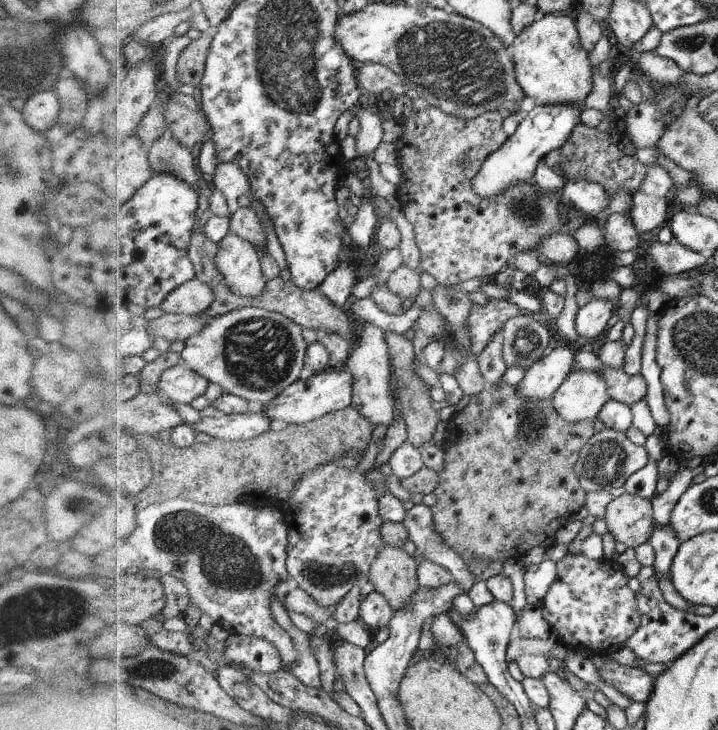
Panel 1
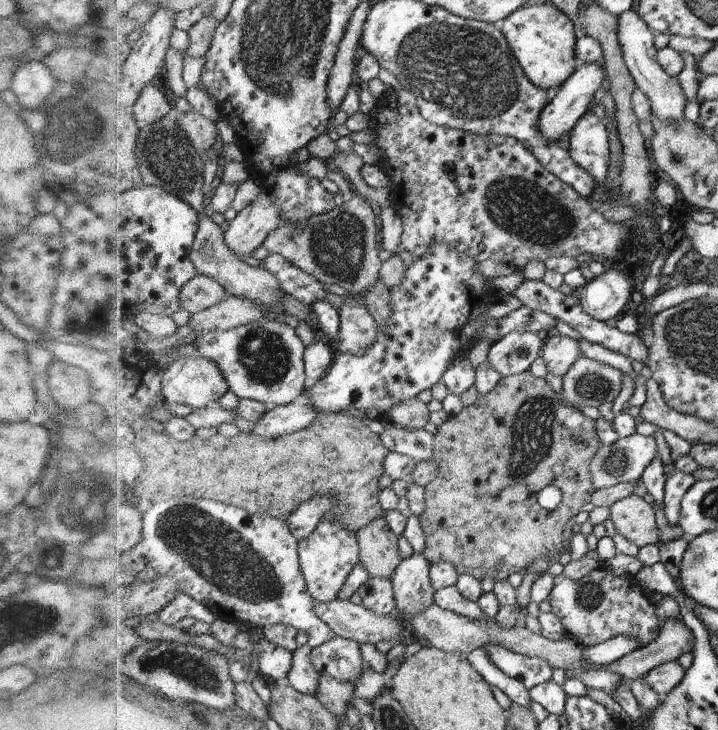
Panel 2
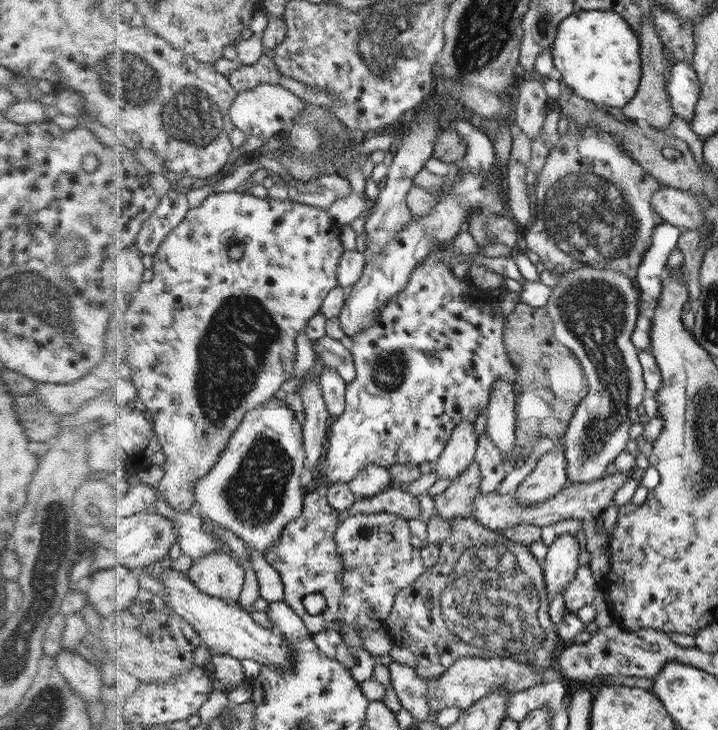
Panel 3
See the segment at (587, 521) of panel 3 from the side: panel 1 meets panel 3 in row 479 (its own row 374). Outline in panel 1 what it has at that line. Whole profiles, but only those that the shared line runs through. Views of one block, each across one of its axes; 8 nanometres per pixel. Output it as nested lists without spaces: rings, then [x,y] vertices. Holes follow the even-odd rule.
[[[610,366],[596,370],[596,374],[600,374],[604,382],[607,382],[608,394],[611,394],[611,398],[623,402],[629,407],[646,396],[648,386],[641,374],[628,376],[622,369],[611,368]]]

